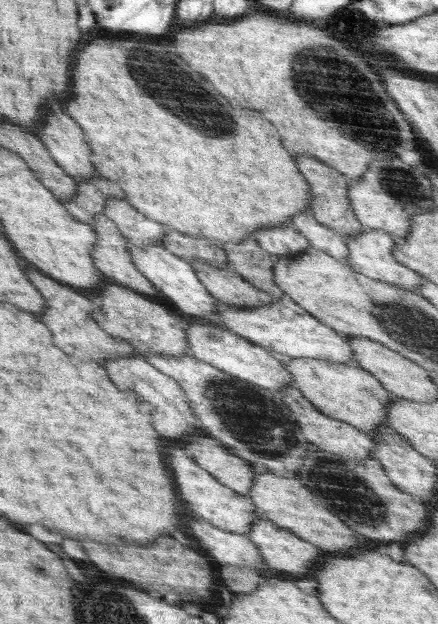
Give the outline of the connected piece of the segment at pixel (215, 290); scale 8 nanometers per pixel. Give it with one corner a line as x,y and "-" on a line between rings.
192,263
191,267
198,280
219,302
235,308
260,308
273,302
272,297
261,292
260,288
254,288
234,270
220,270
202,263

